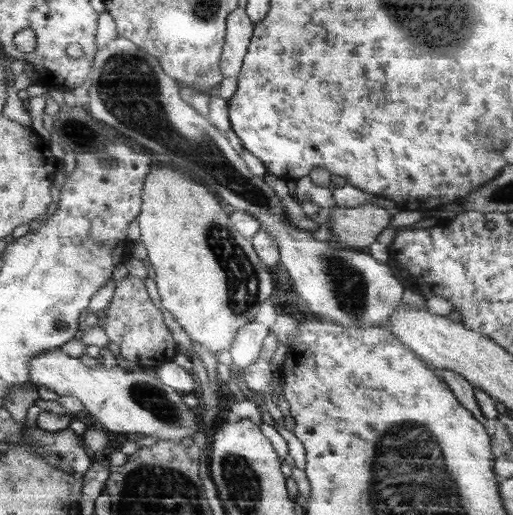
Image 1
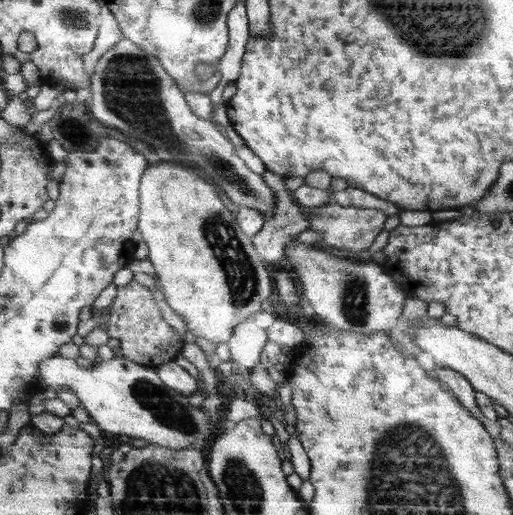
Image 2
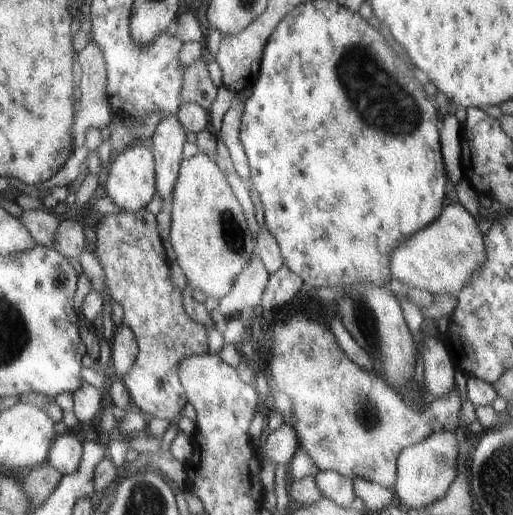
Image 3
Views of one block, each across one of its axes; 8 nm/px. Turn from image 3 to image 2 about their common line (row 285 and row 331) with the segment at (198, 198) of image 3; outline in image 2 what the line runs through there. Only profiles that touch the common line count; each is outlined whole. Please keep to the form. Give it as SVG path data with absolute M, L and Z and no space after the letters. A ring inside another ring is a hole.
M159 162L155 166L149 166L149 170L145 170L143 176L143 184L141 184L141 214L140 226L138 229L142 232L144 242L148 245L150 260L156 271L156 282L161 288L163 295L166 298L167 305L186 323L187 329L199 338L205 338L213 344L225 344L231 340L235 328L249 320L253 314L257 314L261 310L261 304L273 294L274 280L269 274L269 270L265 268L265 261L261 258L260 253L257 252L256 246L252 238L244 232L239 222L235 222L235 216L231 214L231 210L227 206L223 206L223 200L219 198L215 186L207 184L203 178L199 178L195 174L195 169L191 169L186 165L175 164L175 162Z

